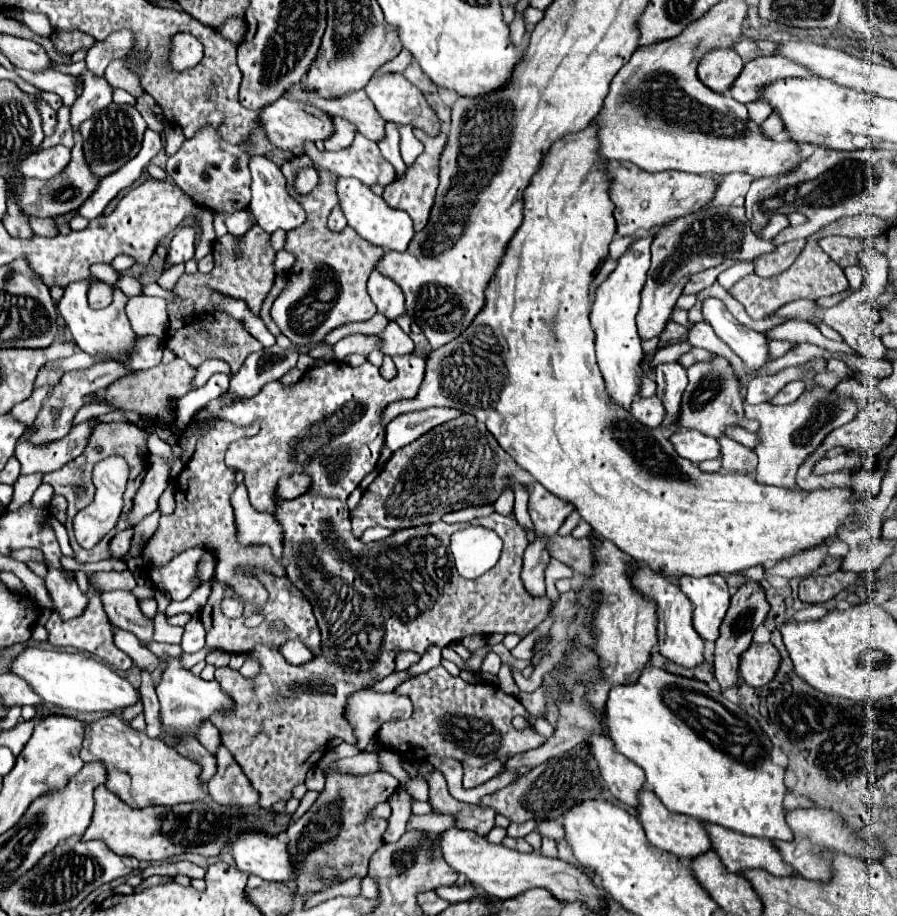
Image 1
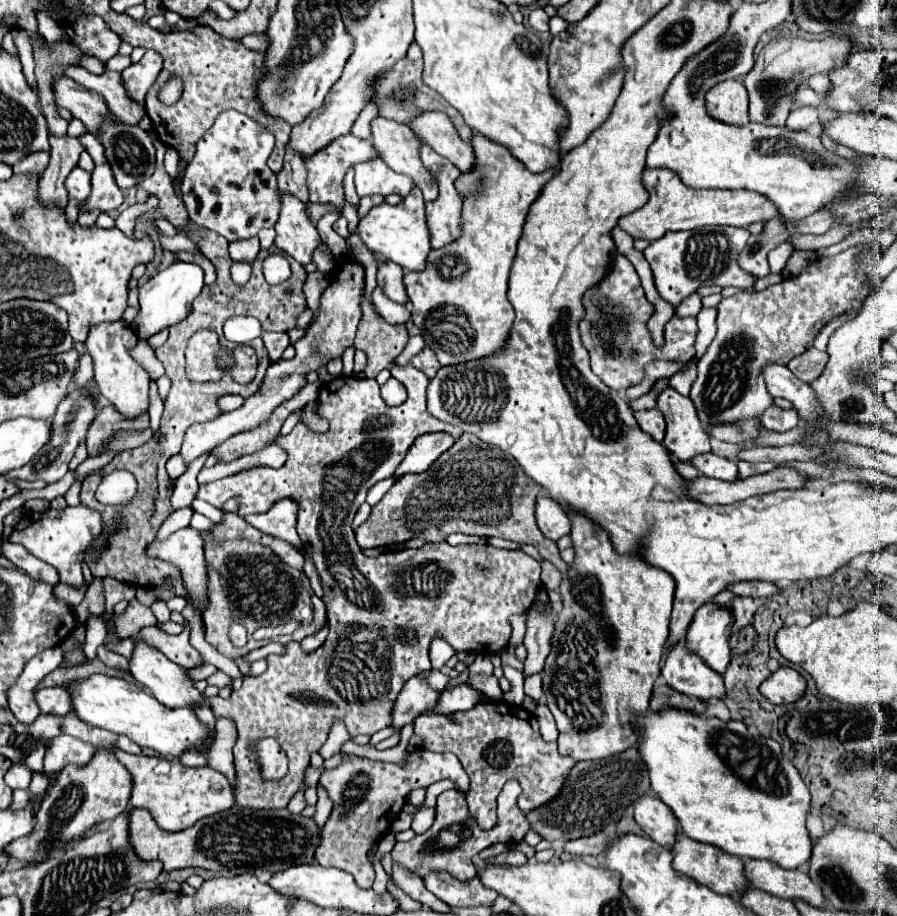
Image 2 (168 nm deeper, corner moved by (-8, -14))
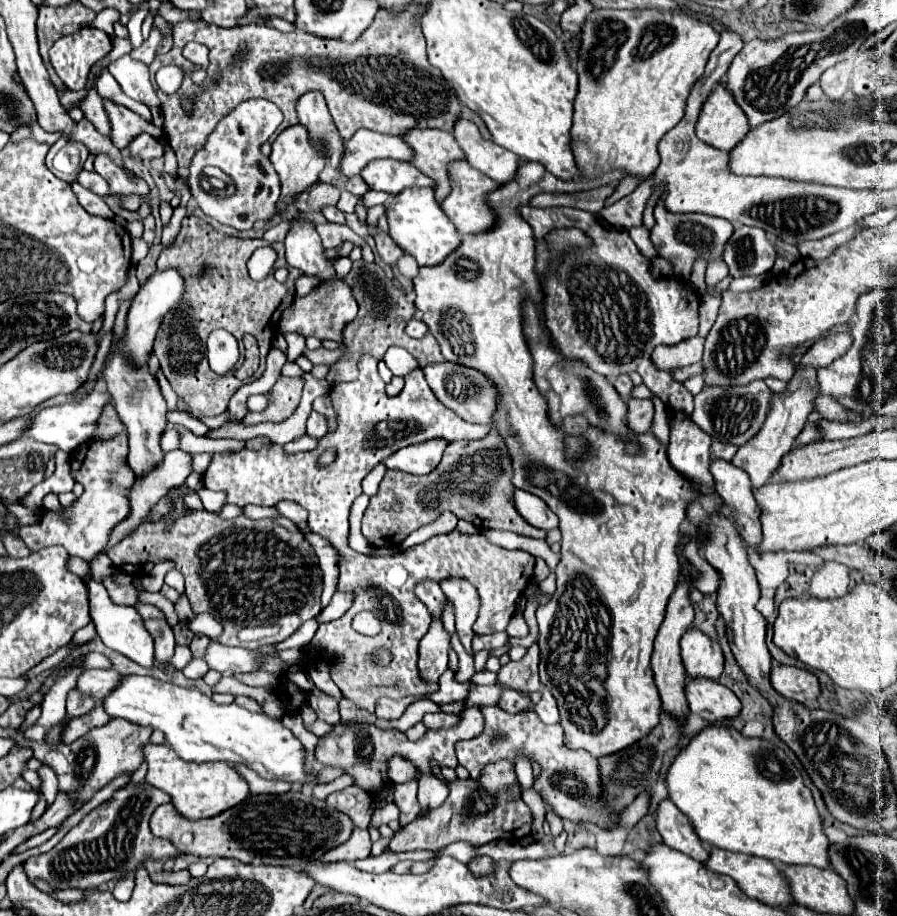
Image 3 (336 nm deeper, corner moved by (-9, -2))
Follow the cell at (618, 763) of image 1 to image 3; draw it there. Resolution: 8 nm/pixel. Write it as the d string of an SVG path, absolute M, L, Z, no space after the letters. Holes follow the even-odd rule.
M663 800L659 804L657 830L669 848L695 858L697 862L709 860L707 846L703 846L693 826L689 826L689 818L685 818L685 814L681 814L681 810L677 810L671 800Z

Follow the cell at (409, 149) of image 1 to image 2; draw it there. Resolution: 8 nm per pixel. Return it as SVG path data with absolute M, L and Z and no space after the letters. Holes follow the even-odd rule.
M412 188L412 192L400 202L398 206L390 204L380 204L374 206L358 224L360 240L366 244L368 250L374 254L384 256L386 260L392 260L400 264L406 272L410 270L424 270L426 266L426 256L430 252L428 244L428 226L426 226L426 214L424 214L424 198L418 188Z

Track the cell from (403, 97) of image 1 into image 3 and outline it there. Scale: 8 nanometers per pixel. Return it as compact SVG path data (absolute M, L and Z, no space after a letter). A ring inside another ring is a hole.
M457 120L453 134L473 168L481 170L485 176L493 178L499 184L507 184L515 178L517 168L521 166L517 154L497 146L491 140L483 140L479 128L473 122Z

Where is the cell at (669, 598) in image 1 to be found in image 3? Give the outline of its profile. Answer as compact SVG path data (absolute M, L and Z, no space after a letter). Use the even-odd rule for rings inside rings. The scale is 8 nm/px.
M687 678L685 694L689 710L709 724L733 720L741 712L739 698L727 686L721 686L717 680Z

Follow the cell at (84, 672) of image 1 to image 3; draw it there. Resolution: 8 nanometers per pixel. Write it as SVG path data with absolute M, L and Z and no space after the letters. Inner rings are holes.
M125 676L121 686L103 700L105 712L139 726L165 732L167 744L187 762L245 764L265 780L283 780L299 786L317 786L317 772L305 768L305 748L279 720L249 712L237 704L215 704L195 688L175 686L151 676Z

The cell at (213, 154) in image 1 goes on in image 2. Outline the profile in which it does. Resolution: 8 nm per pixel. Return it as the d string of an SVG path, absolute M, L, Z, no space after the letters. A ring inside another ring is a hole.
M226 110L222 112L214 126L204 132L204 136L196 144L196 156L186 168L184 180L182 180L182 194L184 194L184 206L188 210L190 220L196 224L218 232L228 242L232 240L244 240L256 236L262 228L272 228L278 220L280 202L278 202L278 186L276 186L276 174L268 168L266 160L268 154L274 148L274 136L266 132L258 122L252 118L236 112Z

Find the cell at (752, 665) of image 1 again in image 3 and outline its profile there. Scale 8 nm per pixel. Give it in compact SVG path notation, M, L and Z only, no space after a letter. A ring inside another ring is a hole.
M781 664L773 666L771 684L785 698L801 702L801 704L815 702L817 696L821 694L817 676L795 666L781 666Z

